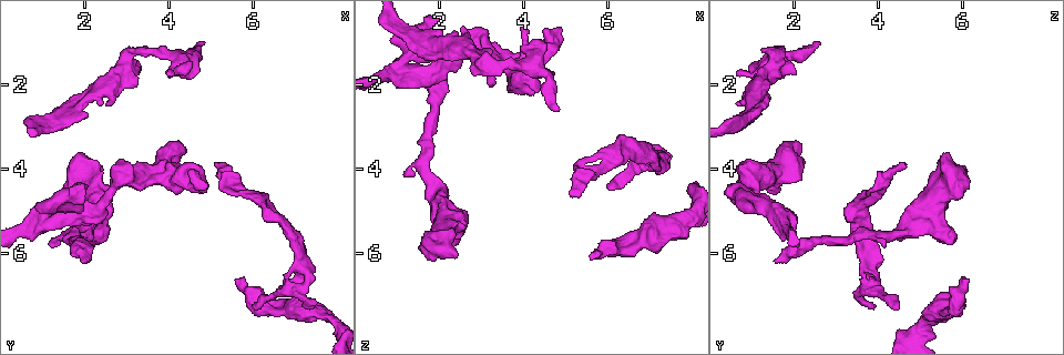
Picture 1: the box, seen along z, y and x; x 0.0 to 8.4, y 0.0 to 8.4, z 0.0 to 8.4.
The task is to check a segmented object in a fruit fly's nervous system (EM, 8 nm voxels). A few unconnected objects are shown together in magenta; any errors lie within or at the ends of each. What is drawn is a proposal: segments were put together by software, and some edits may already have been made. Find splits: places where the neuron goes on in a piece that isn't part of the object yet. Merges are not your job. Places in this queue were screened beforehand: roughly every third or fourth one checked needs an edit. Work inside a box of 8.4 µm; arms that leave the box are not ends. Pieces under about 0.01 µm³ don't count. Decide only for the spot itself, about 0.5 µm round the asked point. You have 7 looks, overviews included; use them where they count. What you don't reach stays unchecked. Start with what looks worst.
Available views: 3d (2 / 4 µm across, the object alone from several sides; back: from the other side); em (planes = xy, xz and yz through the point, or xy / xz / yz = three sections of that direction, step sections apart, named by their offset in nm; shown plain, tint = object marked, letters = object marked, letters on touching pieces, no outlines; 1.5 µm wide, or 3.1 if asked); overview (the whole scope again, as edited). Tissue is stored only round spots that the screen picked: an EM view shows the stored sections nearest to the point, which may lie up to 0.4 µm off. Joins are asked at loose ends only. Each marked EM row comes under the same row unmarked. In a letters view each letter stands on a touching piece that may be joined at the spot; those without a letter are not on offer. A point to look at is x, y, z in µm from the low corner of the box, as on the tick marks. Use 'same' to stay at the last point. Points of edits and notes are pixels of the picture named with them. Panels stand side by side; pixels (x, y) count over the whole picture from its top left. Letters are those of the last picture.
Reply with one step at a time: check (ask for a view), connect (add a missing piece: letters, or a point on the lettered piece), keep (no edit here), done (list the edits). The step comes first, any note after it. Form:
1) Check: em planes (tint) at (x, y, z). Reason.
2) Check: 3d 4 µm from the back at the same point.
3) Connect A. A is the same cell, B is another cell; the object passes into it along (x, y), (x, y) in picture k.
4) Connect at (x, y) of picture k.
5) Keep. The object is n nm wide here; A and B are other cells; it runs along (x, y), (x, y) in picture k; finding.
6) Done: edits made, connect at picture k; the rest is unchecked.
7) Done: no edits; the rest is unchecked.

Check: em planes (tint) at (6.00, 7.20, 4.45). Free end.

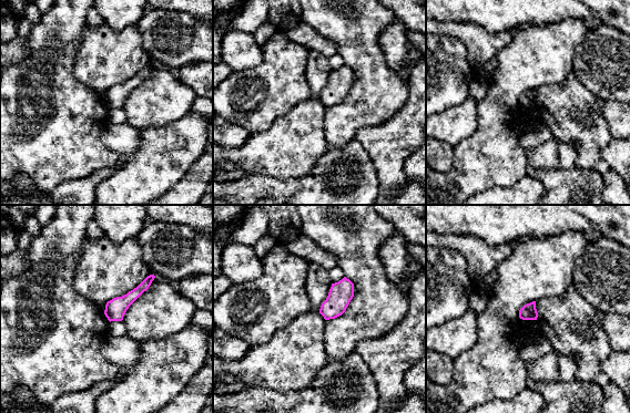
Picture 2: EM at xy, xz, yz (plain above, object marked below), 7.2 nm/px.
Check: em planes (letters) at the same point.

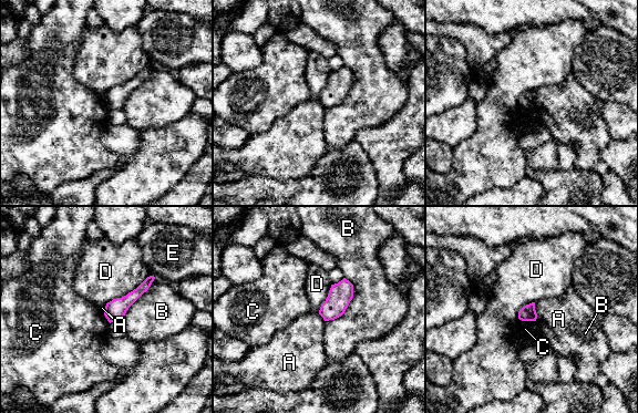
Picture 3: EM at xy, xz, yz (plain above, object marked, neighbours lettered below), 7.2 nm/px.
Keep. A, B, C, D and E are other cells; it runs along (150, 279), (110, 318) in picture 3; no lettered piece goes on from it.

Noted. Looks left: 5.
Check: 3d 4 µm at (2.00, 6.15, 1.50). End of a long branch.

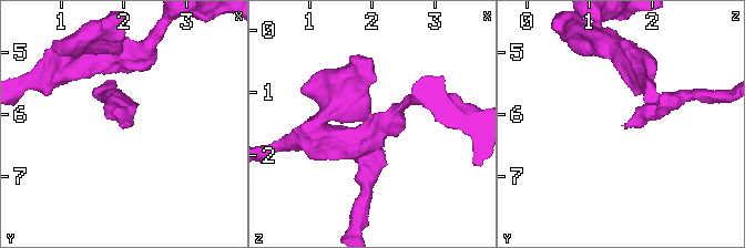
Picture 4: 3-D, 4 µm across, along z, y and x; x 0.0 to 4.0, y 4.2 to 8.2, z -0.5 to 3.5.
Check: em xy step 8 (tint) at (1.90, 6.15, 1.50). Shape alone is not enough.

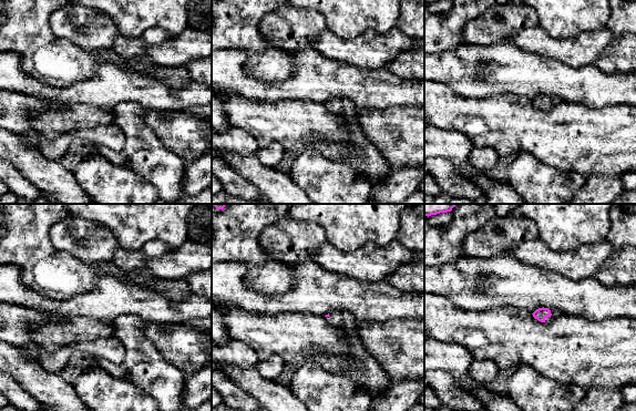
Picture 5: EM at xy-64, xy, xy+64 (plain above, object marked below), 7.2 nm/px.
Check: em planes (letters) at the same point. Another direction.

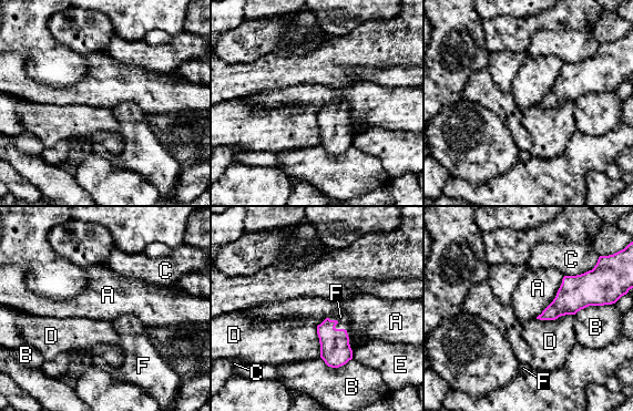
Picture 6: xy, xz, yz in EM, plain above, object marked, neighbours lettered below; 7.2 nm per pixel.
Connect F. F is the same cell, A, B, C, D and E are other cells; the object passes into it along (335, 350), (334, 320), (340, 317) in picture 6; it goes on there.

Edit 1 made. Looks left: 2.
Check: overview.

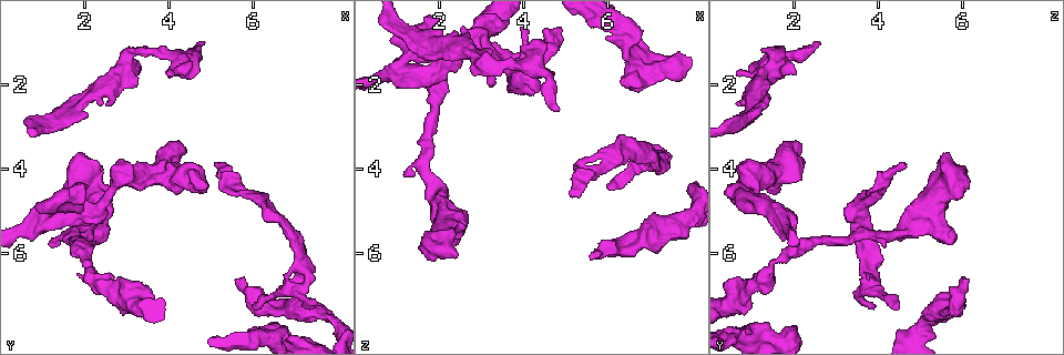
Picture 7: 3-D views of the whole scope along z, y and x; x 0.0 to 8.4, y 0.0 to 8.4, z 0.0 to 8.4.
Check: em yz step 8 (letters) at (5.10, 3.85, 4.60). An open end.

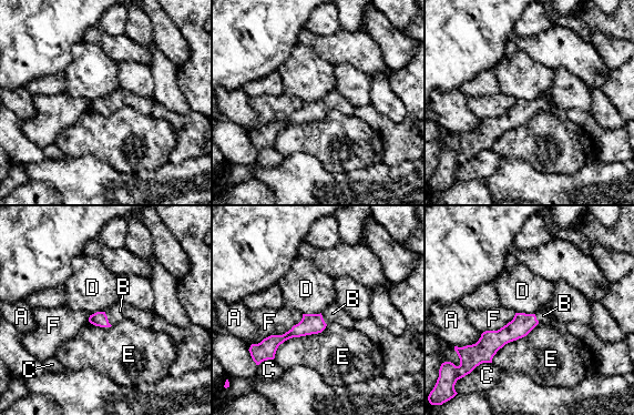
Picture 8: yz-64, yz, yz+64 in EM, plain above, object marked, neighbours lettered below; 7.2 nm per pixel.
Connect B. The longest contact is with E, 460 nm; B is the same cell, A, C, D, E and F are other cells; the object passes into it along (99, 319), (106, 319), (120, 311) in picture 8; it goes on there.

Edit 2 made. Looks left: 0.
Done: edits made, connect at picture 6, connect at picture 8; the rest is unchecked.

